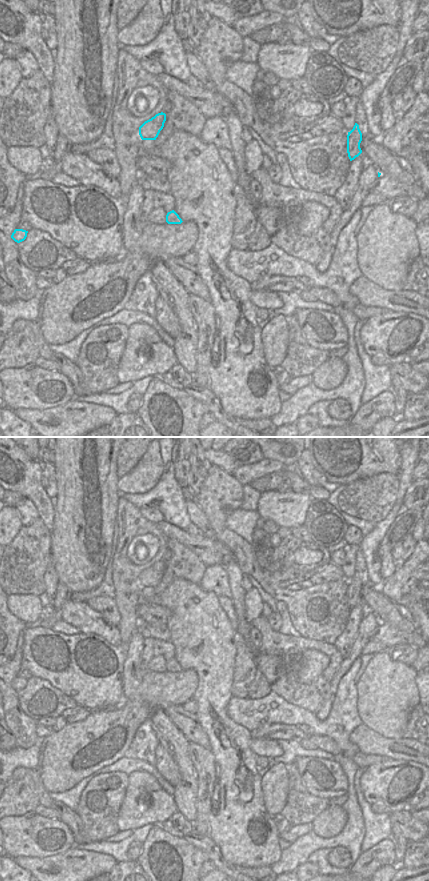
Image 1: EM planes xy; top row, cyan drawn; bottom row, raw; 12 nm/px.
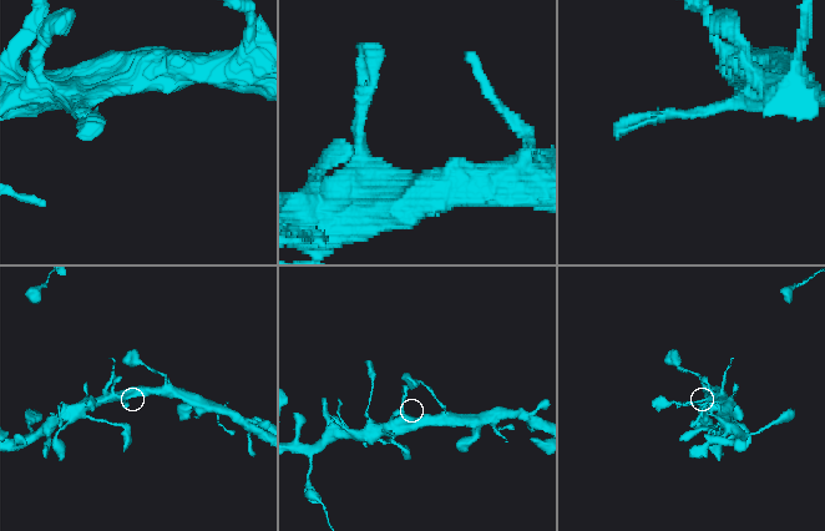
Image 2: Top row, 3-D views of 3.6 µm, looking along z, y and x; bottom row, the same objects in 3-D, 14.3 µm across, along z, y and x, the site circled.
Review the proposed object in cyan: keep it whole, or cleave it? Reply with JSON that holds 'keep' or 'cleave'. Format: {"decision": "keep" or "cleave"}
{"decision": "keep"}

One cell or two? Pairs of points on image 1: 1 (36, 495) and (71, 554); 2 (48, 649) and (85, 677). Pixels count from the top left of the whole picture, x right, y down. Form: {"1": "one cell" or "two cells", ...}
{"1": "two cells", "2": "one cell"}

